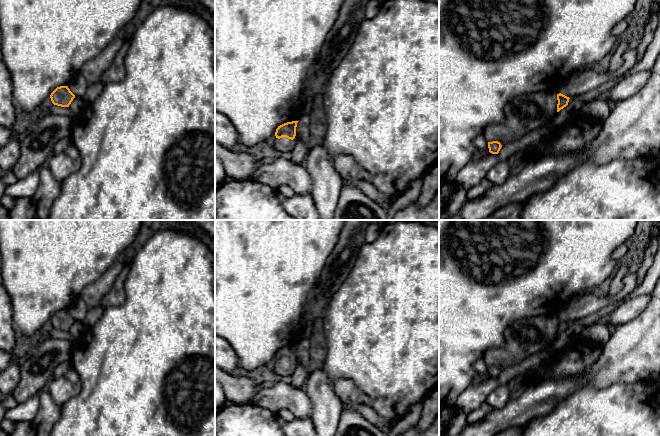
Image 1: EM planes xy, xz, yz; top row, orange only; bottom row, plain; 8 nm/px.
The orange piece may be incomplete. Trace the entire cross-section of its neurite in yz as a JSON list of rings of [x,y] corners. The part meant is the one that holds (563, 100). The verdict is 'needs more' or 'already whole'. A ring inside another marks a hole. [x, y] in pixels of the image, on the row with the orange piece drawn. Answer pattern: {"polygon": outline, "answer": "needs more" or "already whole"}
{"polygon": [[[561,93],[557,94],[557,100],[558,100],[557,112],[559,112],[561,109],[563,109],[568,105],[569,99],[570,99],[569,97]]], "answer": "already whole"}

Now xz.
{"polygon": [[[292,121],[278,126],[275,132],[276,138],[280,139],[282,137],[286,137],[293,140],[296,136],[297,123],[298,121]]], "answer": "already whole"}

